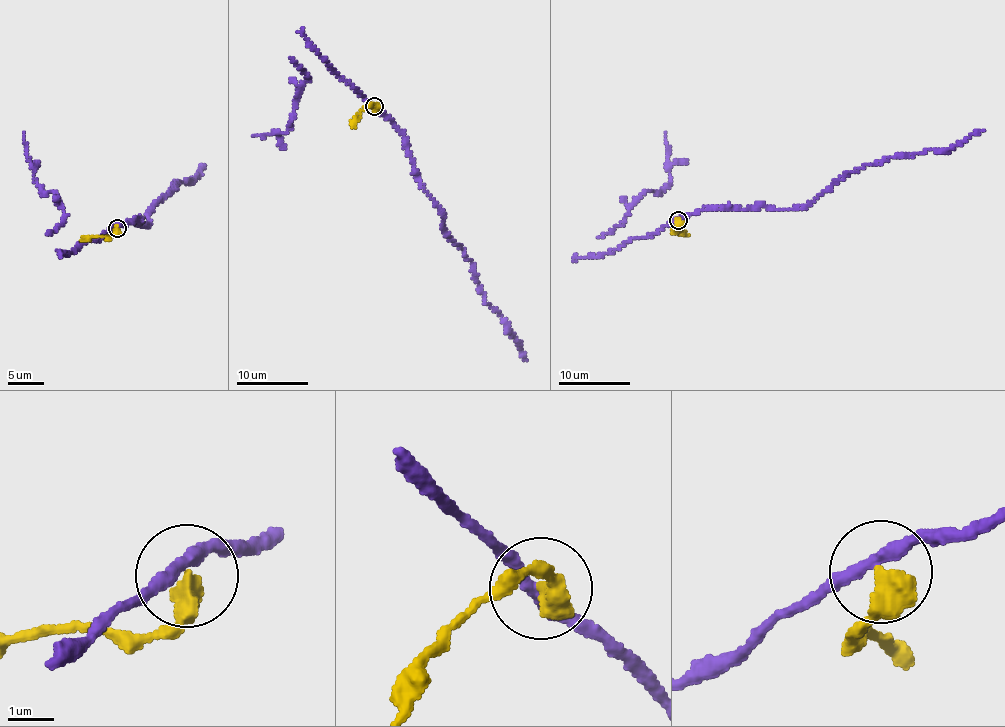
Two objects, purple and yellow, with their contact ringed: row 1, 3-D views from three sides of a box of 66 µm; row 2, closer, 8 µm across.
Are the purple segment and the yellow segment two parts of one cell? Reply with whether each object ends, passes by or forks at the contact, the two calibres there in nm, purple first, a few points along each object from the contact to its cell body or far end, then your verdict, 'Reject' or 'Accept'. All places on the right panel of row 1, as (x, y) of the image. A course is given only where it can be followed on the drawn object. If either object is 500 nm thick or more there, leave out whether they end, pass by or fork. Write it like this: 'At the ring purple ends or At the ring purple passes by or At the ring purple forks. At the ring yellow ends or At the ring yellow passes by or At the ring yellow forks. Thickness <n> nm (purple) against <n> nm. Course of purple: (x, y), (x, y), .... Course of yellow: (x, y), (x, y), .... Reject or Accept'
Thickness 280 nm (purple) against 550 nm. Course of purple: (679, 219), (721, 207), (803, 208), (852, 171), (928, 150), (945, 152), (983, 130). Course of yellow: (679, 221), (673, 230), (687, 234). Reject

